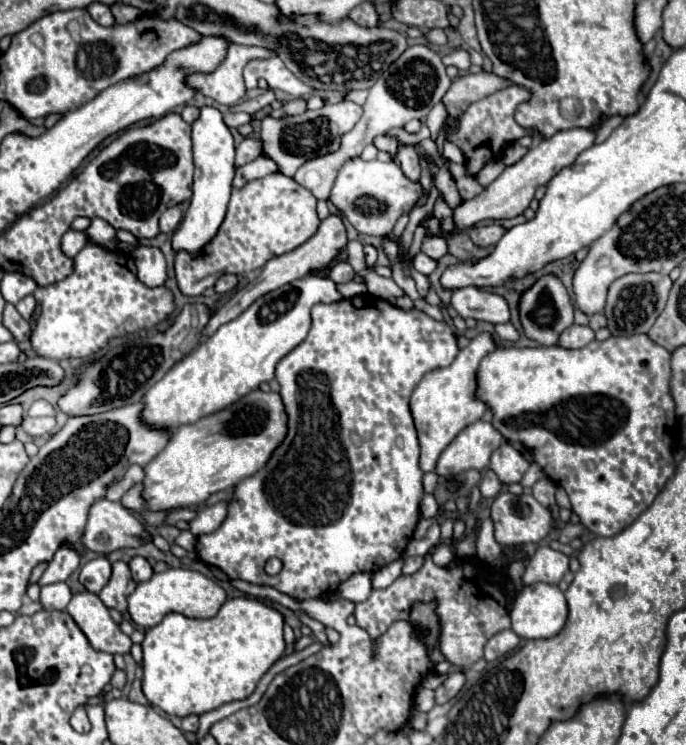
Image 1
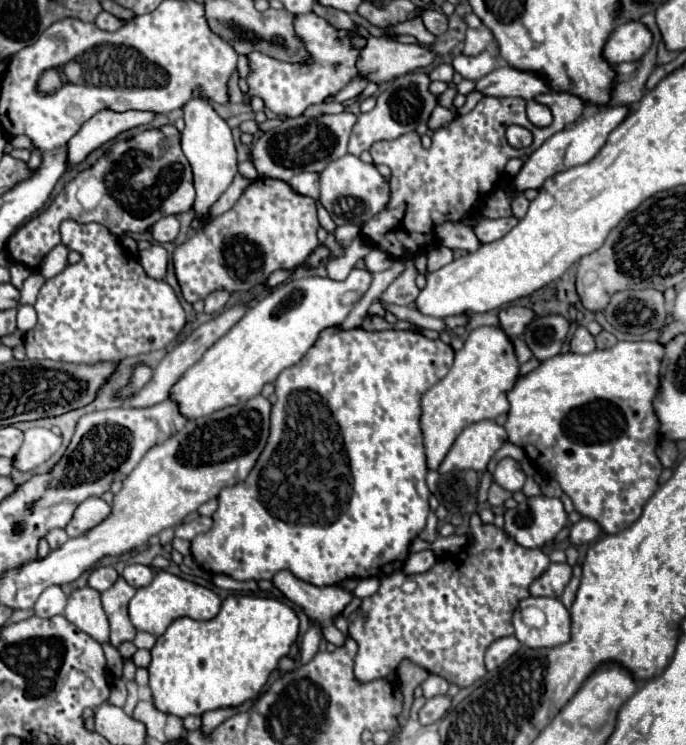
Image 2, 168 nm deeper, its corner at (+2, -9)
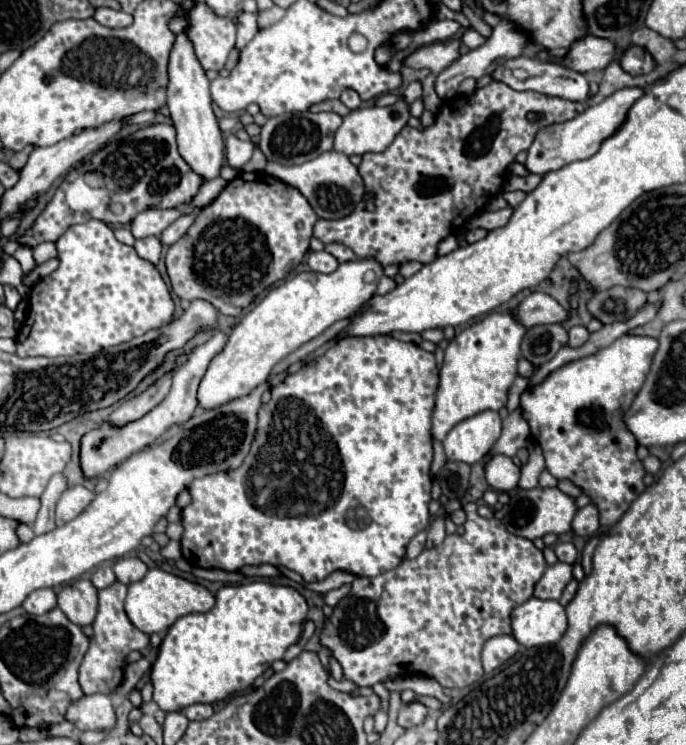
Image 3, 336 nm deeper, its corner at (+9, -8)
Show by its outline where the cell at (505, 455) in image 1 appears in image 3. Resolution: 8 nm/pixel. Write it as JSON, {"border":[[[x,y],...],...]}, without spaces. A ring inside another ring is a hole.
{"border":[[[496,455],[486,465],[486,481],[494,491],[512,491],[520,479],[520,467],[506,455]]]}

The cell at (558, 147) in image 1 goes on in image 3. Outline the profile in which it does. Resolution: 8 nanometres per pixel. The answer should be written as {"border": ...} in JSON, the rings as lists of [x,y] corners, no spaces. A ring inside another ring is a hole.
{"border":[[[624,87],[612,95],[608,95],[602,103],[588,107],[584,113],[580,113],[578,117],[566,121],[566,123],[556,123],[556,125],[548,125],[542,127],[530,147],[530,155],[526,161],[526,167],[532,173],[538,175],[546,175],[550,171],[556,171],[572,161],[580,161],[580,159],[588,159],[592,157],[604,139],[608,139],[610,135],[614,135],[622,123],[626,121],[626,115],[630,111],[630,107],[636,103],[636,99],[640,99],[644,95],[642,87]]]}

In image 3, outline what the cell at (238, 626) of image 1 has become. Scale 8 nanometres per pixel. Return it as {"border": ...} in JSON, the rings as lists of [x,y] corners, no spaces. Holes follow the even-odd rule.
{"border":[[[250,581],[238,585],[224,585],[216,593],[216,605],[206,613],[190,613],[180,617],[166,633],[160,653],[152,665],[154,701],[162,711],[184,711],[194,703],[216,703],[230,693],[248,689],[284,651],[302,635],[302,623],[308,617],[306,597],[288,585],[270,581]]]}

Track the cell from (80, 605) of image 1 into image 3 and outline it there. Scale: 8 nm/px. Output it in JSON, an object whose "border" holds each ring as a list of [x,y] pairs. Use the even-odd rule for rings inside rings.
{"border":[[[88,577],[76,579],[58,593],[58,607],[76,625],[90,625],[98,609],[98,589]]]}

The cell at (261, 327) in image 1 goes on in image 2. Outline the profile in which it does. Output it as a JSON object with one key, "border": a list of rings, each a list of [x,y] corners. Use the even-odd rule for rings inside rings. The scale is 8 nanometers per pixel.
{"border":[[[355,268],[343,282],[307,276],[275,288],[249,308],[247,314],[173,384],[169,398],[175,400],[179,414],[187,420],[197,420],[199,416],[209,416],[219,408],[257,396],[281,370],[301,360],[323,328],[339,326],[347,318],[353,302],[365,294],[369,282],[371,272]]]}

